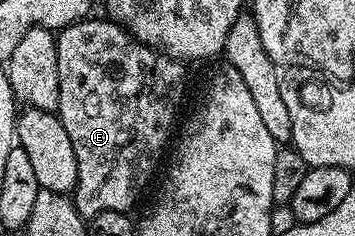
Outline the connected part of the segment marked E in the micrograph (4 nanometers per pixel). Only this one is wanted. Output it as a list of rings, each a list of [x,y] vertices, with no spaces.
[[[80,21],[71,23],[68,27],[58,32],[55,44],[57,45],[57,77],[59,78],[59,110],[57,112],[61,125],[65,125],[65,133],[69,133],[69,141],[73,145],[73,153],[77,156],[77,185],[73,192],[75,208],[77,213],[82,215],[84,220],[91,219],[97,213],[106,211],[132,210],[131,206],[139,199],[139,194],[147,187],[147,182],[155,175],[159,167],[159,158],[163,150],[168,147],[173,139],[173,132],[176,130],[175,118],[179,115],[179,106],[183,103],[183,94],[187,91],[187,71],[182,62],[164,55],[155,50],[154,47],[141,40],[133,38],[128,31],[124,31],[118,23],[106,21],[107,23],[91,23],[92,21]]]

